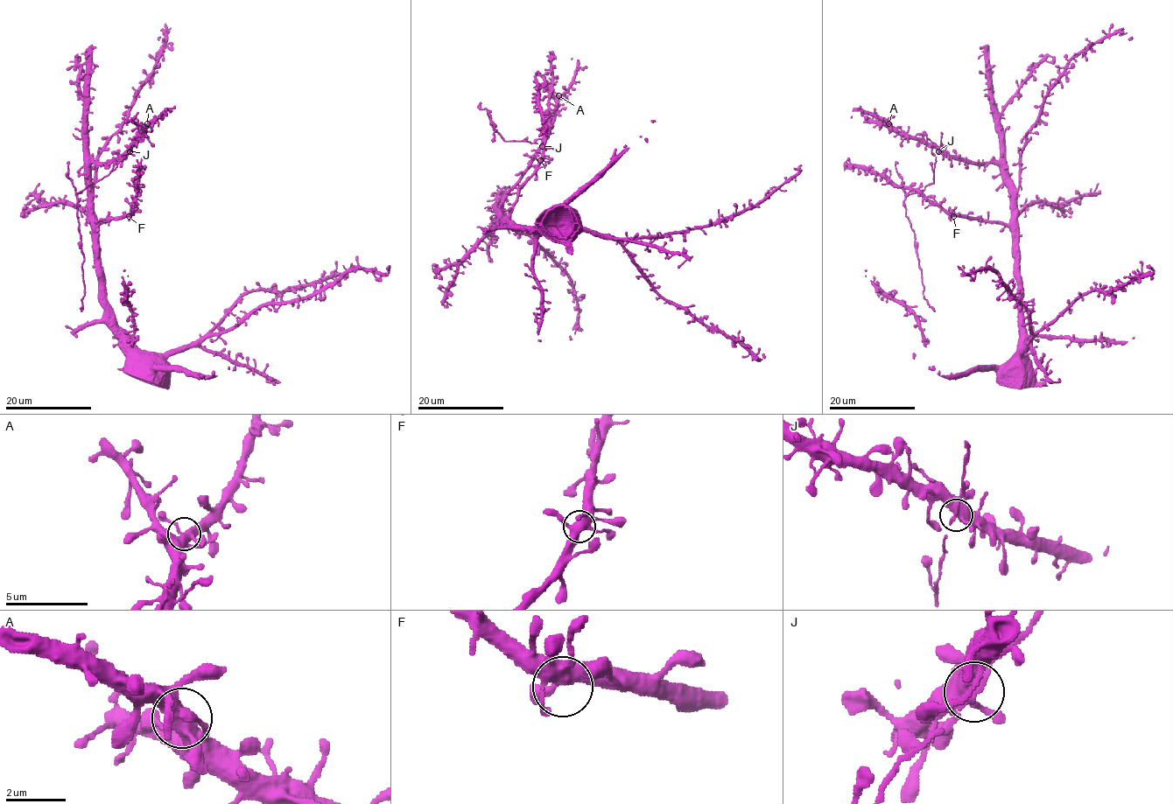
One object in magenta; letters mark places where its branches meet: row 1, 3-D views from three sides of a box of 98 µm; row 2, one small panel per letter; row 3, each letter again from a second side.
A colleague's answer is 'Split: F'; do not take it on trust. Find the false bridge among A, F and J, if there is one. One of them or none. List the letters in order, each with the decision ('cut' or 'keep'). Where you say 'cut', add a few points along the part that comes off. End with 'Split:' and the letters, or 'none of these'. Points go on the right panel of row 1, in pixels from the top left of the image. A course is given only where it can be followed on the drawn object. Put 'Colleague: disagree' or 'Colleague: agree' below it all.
A: keep
F: keep
J: keep
Split: none of these
Colleague: disagree

